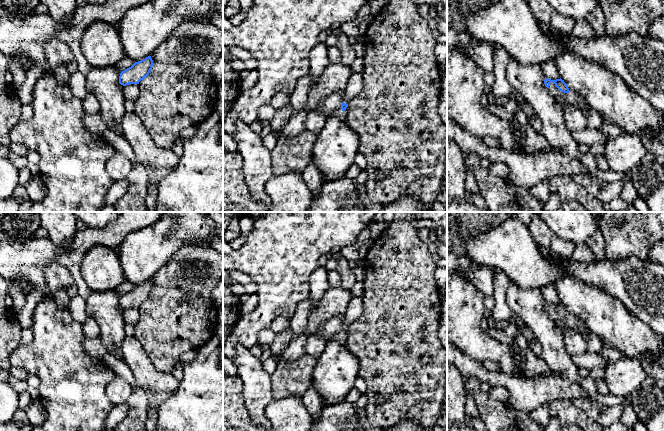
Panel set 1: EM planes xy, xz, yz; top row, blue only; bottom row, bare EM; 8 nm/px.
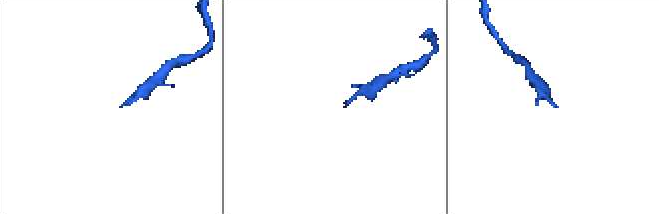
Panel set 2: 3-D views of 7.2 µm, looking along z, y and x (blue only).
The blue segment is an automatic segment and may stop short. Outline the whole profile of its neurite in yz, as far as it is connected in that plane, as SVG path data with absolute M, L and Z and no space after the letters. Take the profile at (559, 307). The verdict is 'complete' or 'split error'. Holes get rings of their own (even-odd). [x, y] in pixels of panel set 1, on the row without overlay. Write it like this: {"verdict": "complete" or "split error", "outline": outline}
{"verdict": "split error", "outline": "M545 301L544 308L554 322L560 322L564 325L563 332L577 332L580 335L585 332L585 325L580 320L571 317L561 302L551 304Z"}

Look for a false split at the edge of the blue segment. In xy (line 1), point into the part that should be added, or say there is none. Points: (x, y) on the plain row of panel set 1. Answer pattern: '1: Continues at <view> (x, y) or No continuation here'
1: No continuation here

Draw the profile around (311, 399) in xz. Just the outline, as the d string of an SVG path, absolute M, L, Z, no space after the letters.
M311 385L302 397L302 402L307 408L309 414L313 420L319 417L319 414L323 408L323 401L316 391L316 389Z

